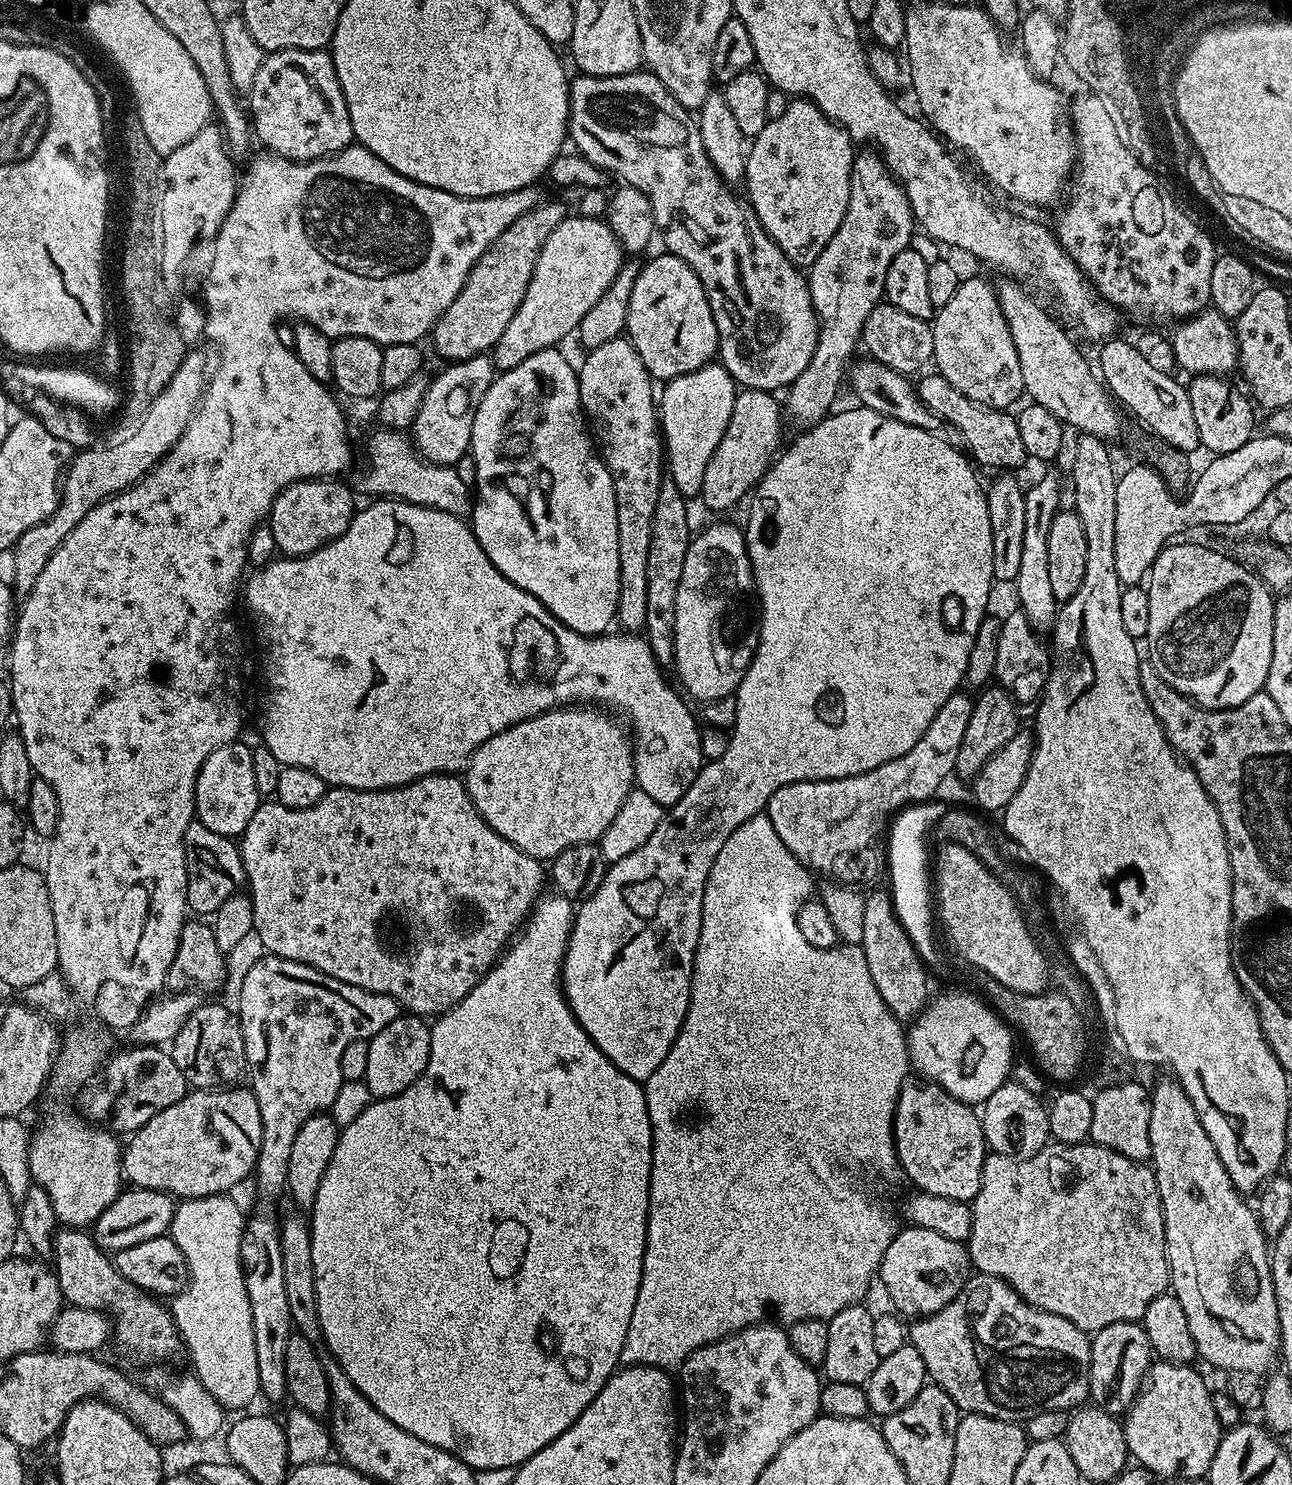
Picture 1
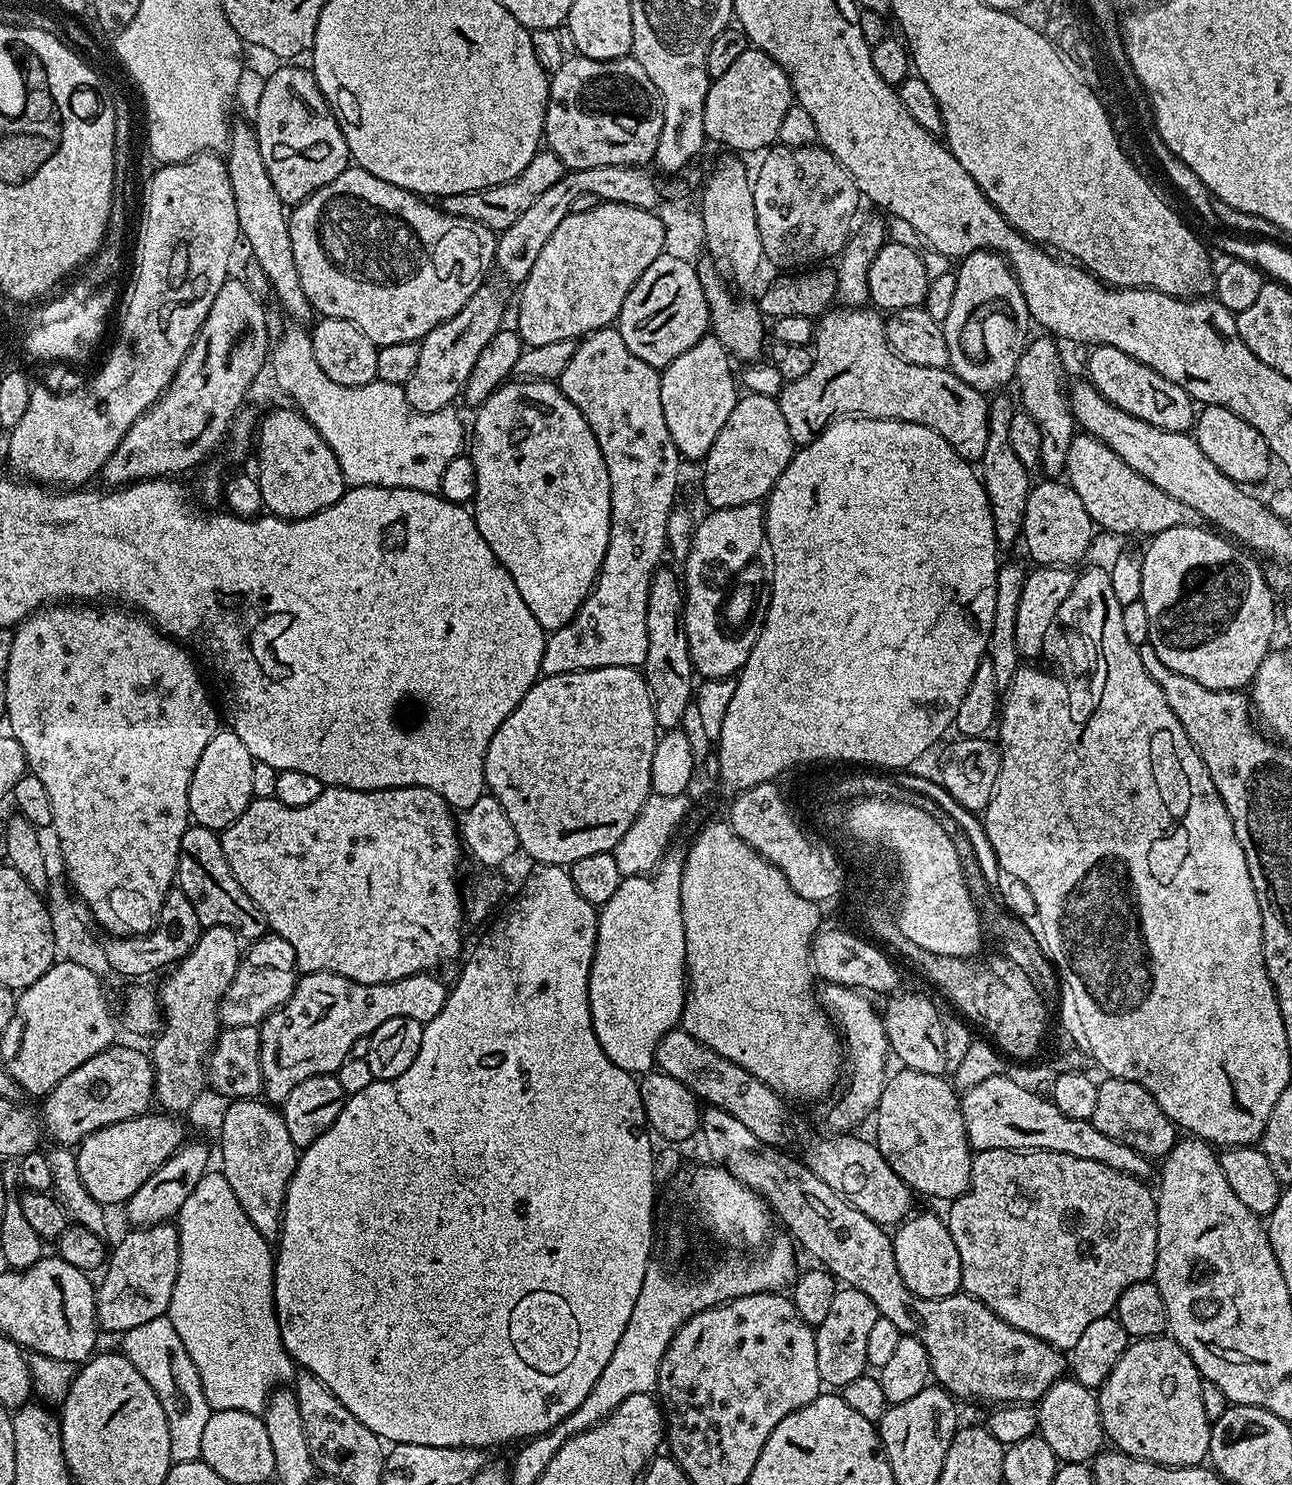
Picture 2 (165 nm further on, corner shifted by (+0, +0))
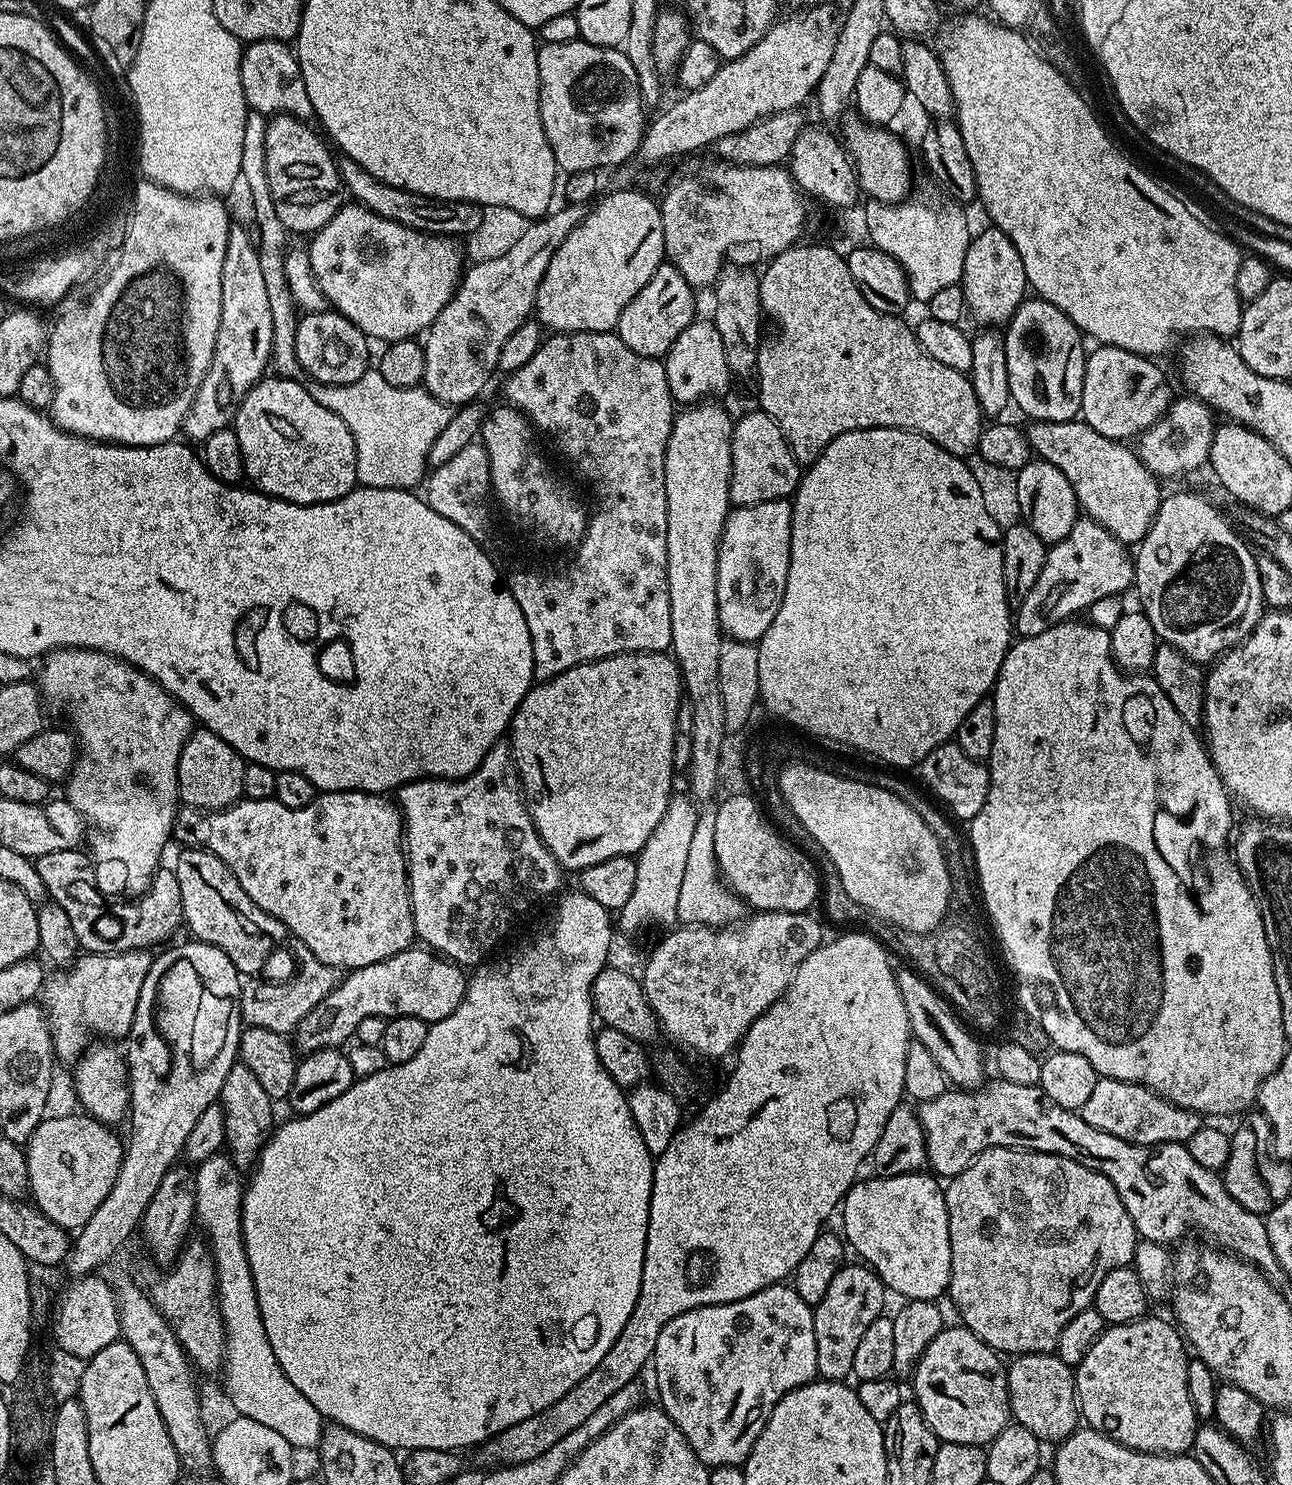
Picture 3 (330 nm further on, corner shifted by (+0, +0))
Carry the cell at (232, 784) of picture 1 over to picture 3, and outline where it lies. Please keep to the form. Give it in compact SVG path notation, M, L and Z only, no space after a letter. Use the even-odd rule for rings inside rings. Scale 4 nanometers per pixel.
M207 730L193 731L178 758L178 796L189 808L219 810L228 808L244 796L244 757L234 751L218 734Z

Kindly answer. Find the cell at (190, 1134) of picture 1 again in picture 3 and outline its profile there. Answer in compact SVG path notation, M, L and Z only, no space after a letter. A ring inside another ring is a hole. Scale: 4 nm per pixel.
M49 1115L34 1130L24 1148L31 1203L50 1222L69 1230L86 1226L94 1210L106 1202L106 1194L110 1194L118 1178L125 1150L121 1137L119 1140L109 1125L90 1115L79 1115Z

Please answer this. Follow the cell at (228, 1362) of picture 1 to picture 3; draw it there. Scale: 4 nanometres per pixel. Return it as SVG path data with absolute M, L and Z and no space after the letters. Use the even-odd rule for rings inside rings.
M217 1154L206 1158L195 1165L196 1174L196 1218L195 1223L201 1228L203 1239L212 1253L212 1261L216 1267L216 1301L220 1307L220 1317L224 1323L224 1392L232 1403L232 1412L237 1416L254 1418L254 1422L262 1422L269 1430L282 1434L286 1442L294 1450L300 1448L315 1449L319 1445L326 1427L326 1421L318 1410L314 1410L302 1390L282 1374L282 1366L278 1366L278 1358L274 1358L274 1350L270 1350L270 1338L266 1338L266 1326L262 1326L262 1314L258 1310L258 1298L254 1290L254 1282L250 1274L248 1259L244 1257L244 1239L240 1225L240 1205L242 1203L242 1172L236 1167L231 1156Z

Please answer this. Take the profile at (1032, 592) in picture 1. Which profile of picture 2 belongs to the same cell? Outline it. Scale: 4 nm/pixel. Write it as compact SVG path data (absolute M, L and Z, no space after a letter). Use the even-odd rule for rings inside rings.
M1052 338L1044 339L1048 340L1033 339L1025 347L1016 367L1014 384L1015 387L1020 387L1023 411L1027 412L1030 418L1034 418L1034 422L1038 422L1038 430L1042 430L1042 458L1039 471L1044 472L1045 477L1060 478L1065 475L1067 451L1070 450L1072 437L1078 432L1078 425L1072 419L1072 411L1068 405L1064 364L1060 361L1059 350L1056 349L1057 341Z

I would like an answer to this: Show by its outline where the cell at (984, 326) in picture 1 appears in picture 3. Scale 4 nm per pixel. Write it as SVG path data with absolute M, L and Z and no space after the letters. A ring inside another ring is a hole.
M994 226L987 227L973 235L966 250L966 266L962 270L960 284L969 317L973 316L980 326L1004 326L1020 309L1030 289L1026 270L1022 270L1022 258L1018 258L1018 250L1014 250L1014 242L1010 242L1002 230Z

